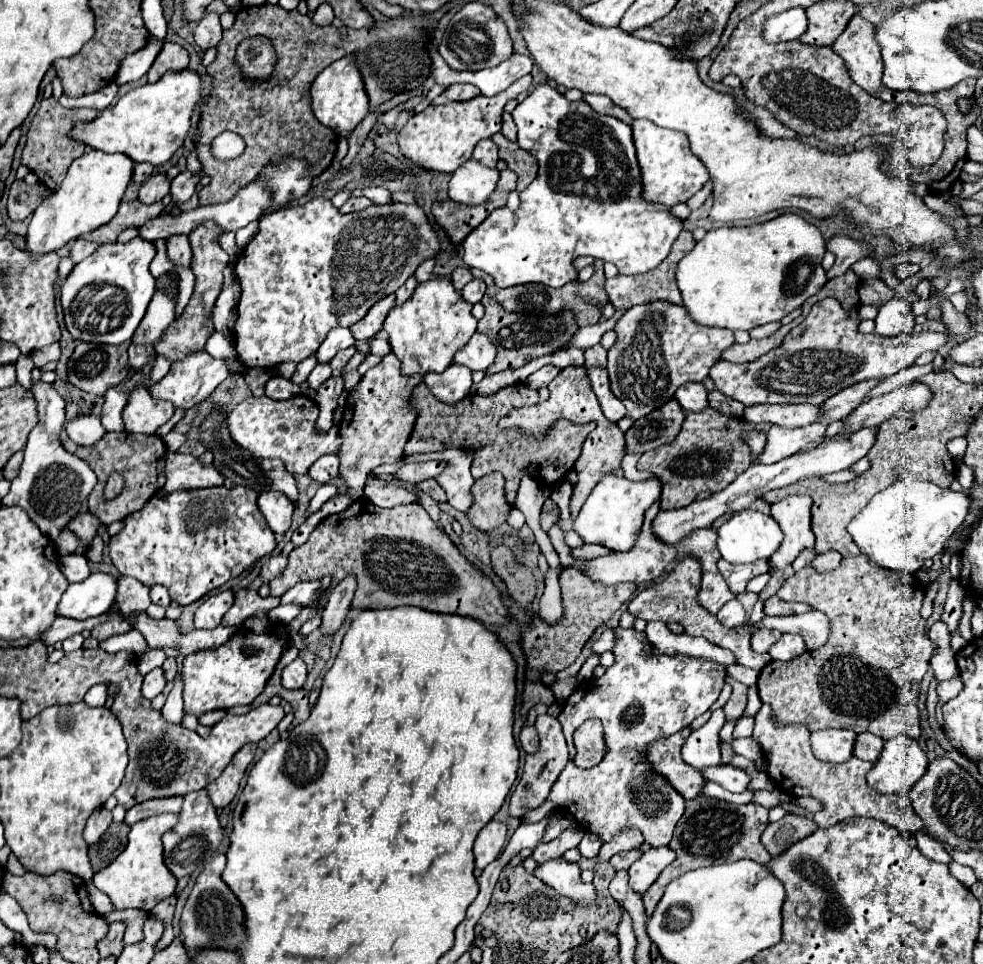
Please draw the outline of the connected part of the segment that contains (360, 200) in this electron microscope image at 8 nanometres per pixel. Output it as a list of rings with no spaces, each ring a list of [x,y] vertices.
[[[350,197],[350,199],[340,207],[340,211],[342,211],[342,213],[352,213],[352,211],[366,209],[366,207],[370,207],[370,205],[372,205],[372,201],[366,199],[366,197]]]

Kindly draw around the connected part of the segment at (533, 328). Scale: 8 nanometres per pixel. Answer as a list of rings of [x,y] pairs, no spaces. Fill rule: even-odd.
[[[484,297],[482,299],[484,307],[486,307],[486,315],[478,321],[478,333],[484,333],[498,349],[494,363],[486,369],[486,375],[494,375],[498,371],[504,369],[518,369],[522,365],[526,365],[528,361],[542,357],[542,355],[550,355],[554,351],[558,351],[574,333],[576,333],[576,323],[574,323],[574,315],[570,311],[548,317],[548,315],[520,315],[520,313],[506,313],[492,297]]]

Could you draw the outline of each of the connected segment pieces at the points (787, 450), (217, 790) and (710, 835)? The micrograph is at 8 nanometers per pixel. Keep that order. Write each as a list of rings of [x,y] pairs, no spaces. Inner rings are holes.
[[[812,423],[808,427],[772,427],[768,431],[768,443],[764,453],[758,457],[760,463],[776,463],[794,455],[796,451],[804,449],[810,443],[822,441],[826,435],[824,423]]]
[[[248,743],[248,745],[244,745],[244,747],[232,757],[230,765],[226,767],[226,771],[224,771],[216,781],[212,781],[212,783],[206,787],[208,793],[210,793],[212,803],[214,803],[218,809],[220,809],[220,807],[226,807],[226,805],[234,799],[234,795],[236,795],[236,791],[238,791],[238,787],[240,787],[240,781],[242,781],[246,769],[248,769],[248,765],[252,763],[252,759],[254,759],[254,745]]]
[[[700,795],[692,801],[686,801],[686,813],[678,821],[678,825],[674,829],[674,837],[668,843],[668,847],[672,851],[676,851],[676,859],[660,873],[660,877],[652,883],[652,887],[642,895],[648,919],[652,917],[660,897],[664,895],[666,885],[692,869],[732,863],[738,859],[754,859],[758,863],[768,863],[768,859],[772,859],[772,855],[760,843],[760,835],[766,829],[766,825],[768,825],[768,809],[764,809],[762,805],[756,805],[756,803],[734,805],[734,803],[710,799],[704,795]]]

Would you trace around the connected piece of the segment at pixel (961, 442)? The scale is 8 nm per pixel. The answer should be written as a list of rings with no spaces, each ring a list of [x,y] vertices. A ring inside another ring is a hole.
[[[954,437],[948,441],[948,451],[952,453],[954,461],[960,463],[962,457],[964,457],[964,451],[966,451],[966,439],[964,437]]]

